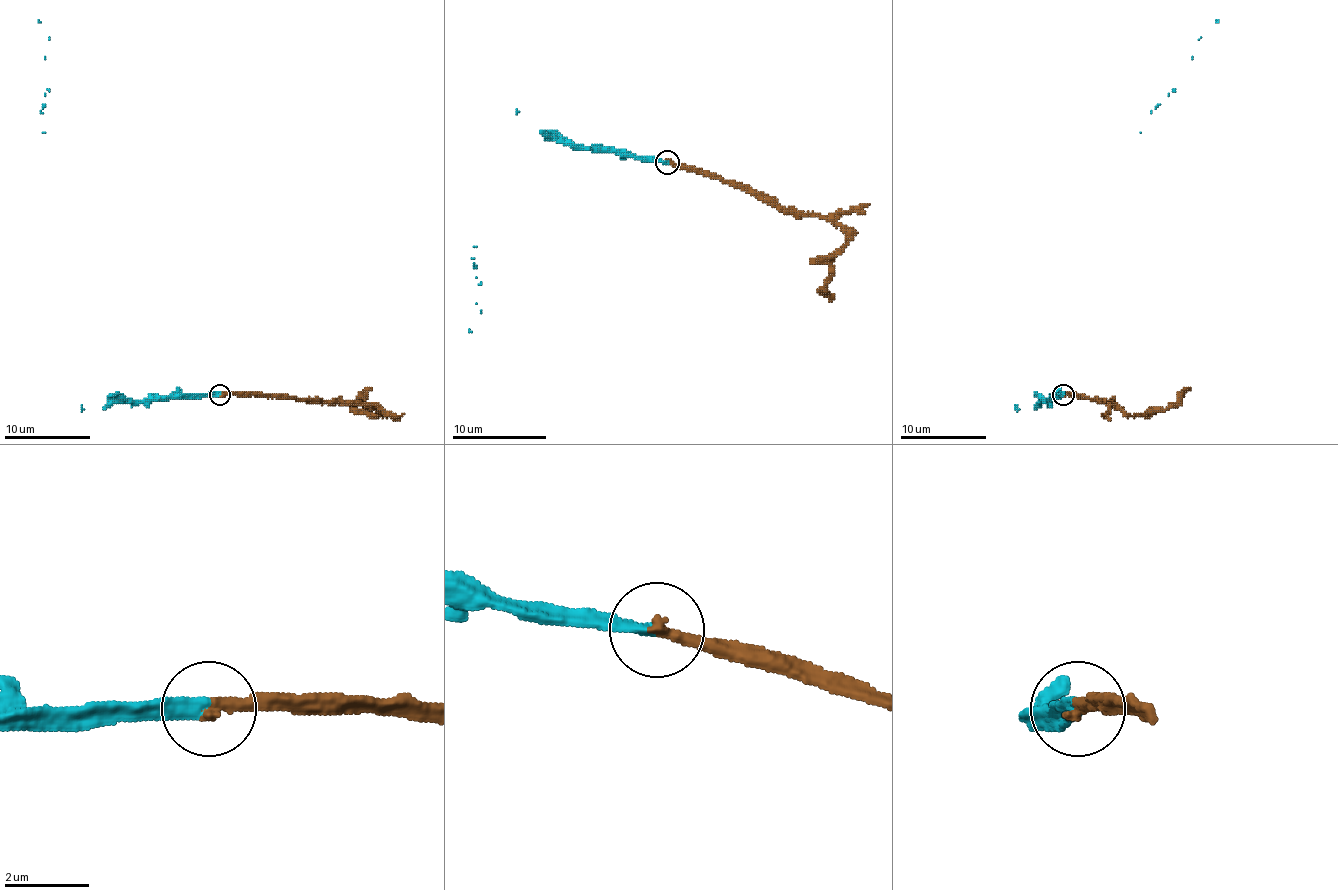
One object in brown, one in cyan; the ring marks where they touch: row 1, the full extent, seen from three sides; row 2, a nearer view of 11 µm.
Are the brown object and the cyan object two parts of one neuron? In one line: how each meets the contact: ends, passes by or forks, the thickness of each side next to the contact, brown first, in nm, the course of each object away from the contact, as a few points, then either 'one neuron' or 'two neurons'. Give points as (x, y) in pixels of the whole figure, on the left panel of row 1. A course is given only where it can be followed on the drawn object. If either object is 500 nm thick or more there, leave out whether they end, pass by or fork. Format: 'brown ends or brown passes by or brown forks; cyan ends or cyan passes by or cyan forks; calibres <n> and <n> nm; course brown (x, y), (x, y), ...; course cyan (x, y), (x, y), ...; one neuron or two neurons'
brown ends; cyan ends; calibres 300 and 320 nm; course brown (220, 394), (287, 394), (367, 403), (382, 416), (369, 409), (365, 403), (369, 388); course cyan (220, 394), (177, 394), (170, 398), (127, 401), (118, 392), (38, 20); one neuron

